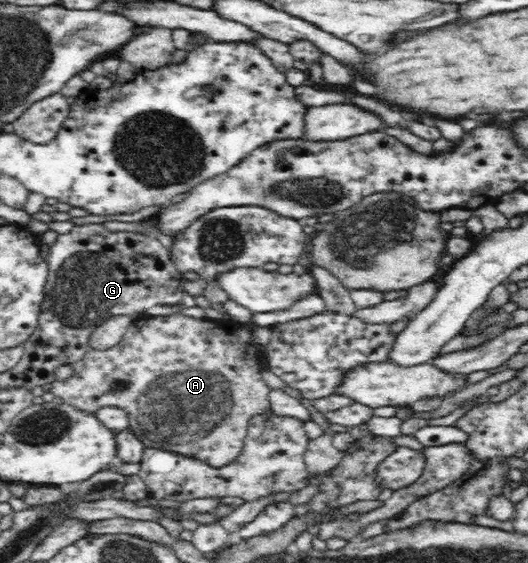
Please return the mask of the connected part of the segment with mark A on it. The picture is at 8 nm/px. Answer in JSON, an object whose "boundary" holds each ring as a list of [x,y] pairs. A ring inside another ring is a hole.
{"boundary":[[[171,310],[167,316],[134,317],[132,325],[128,328],[127,334],[123,336],[119,344],[105,350],[88,348],[83,360],[70,364],[71,368],[73,368],[73,375],[66,380],[53,381],[51,383],[51,392],[56,397],[61,398],[63,402],[73,405],[77,409],[83,409],[88,413],[94,414],[102,406],[119,406],[129,413],[131,429],[145,443],[145,446],[195,458],[215,469],[223,468],[227,464],[231,464],[241,454],[251,420],[255,416],[261,416],[261,414],[265,414],[265,412],[273,408],[271,392],[274,389],[269,388],[269,384],[265,383],[266,362],[261,363],[263,347],[253,340],[253,330],[254,326],[252,324],[234,322],[232,319],[226,320],[224,317],[222,319],[217,319],[214,316],[202,319],[193,318],[175,310]]]}

